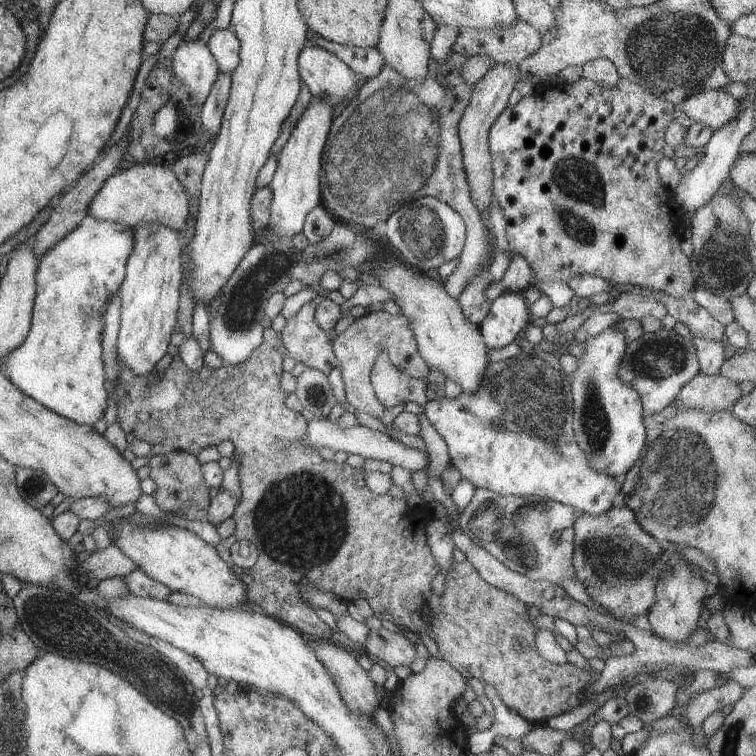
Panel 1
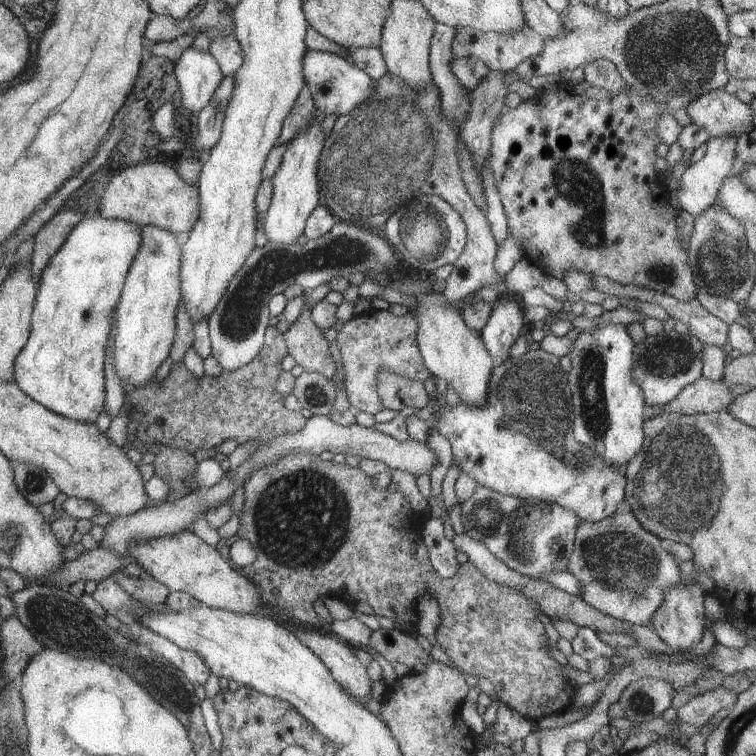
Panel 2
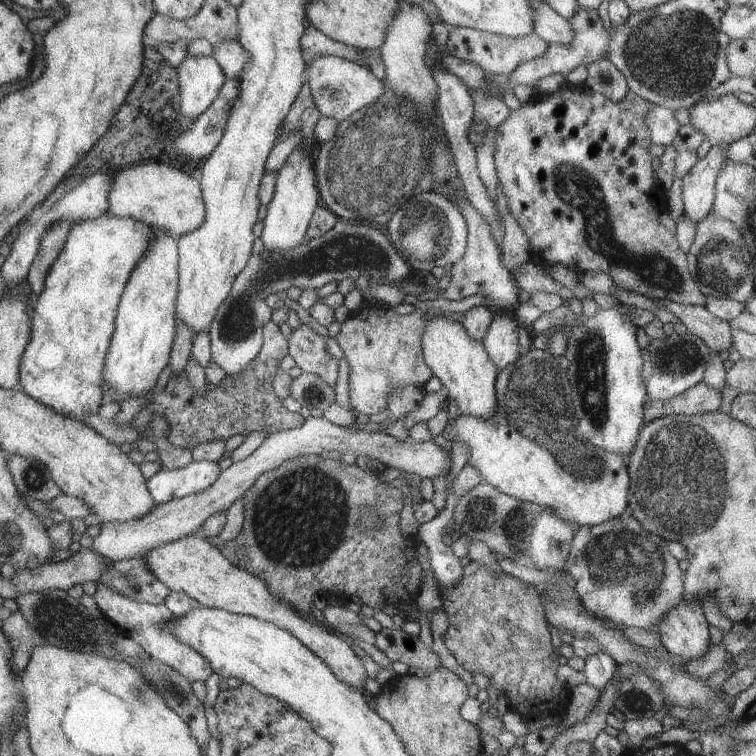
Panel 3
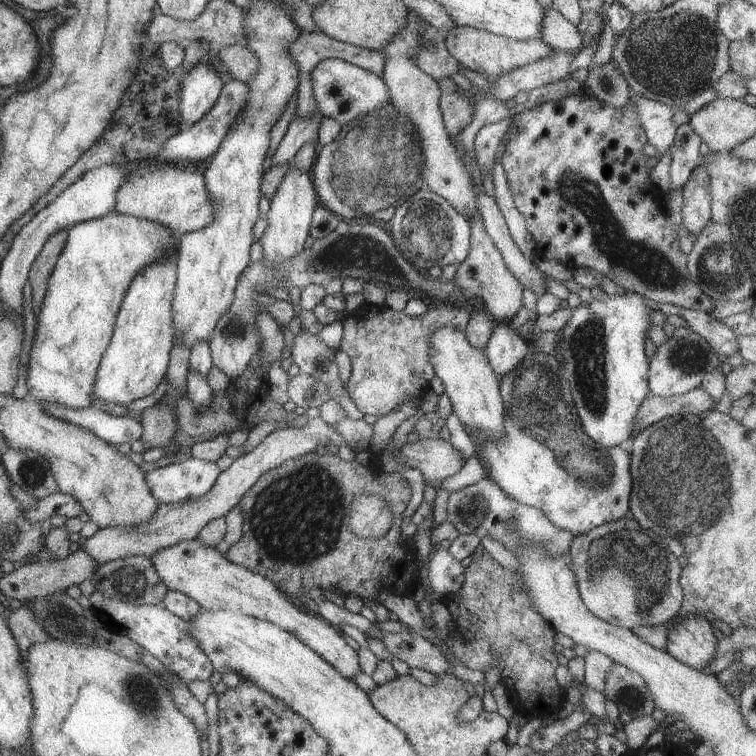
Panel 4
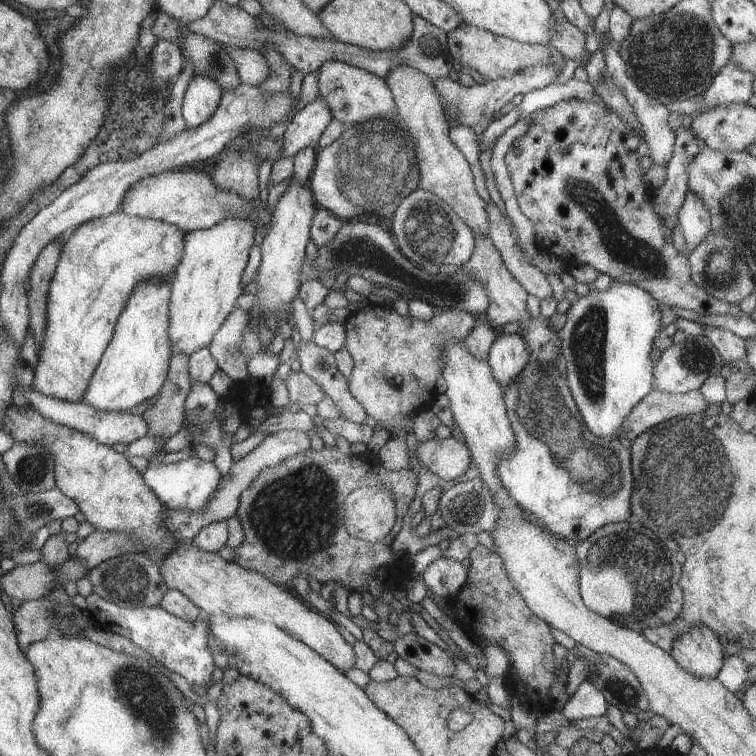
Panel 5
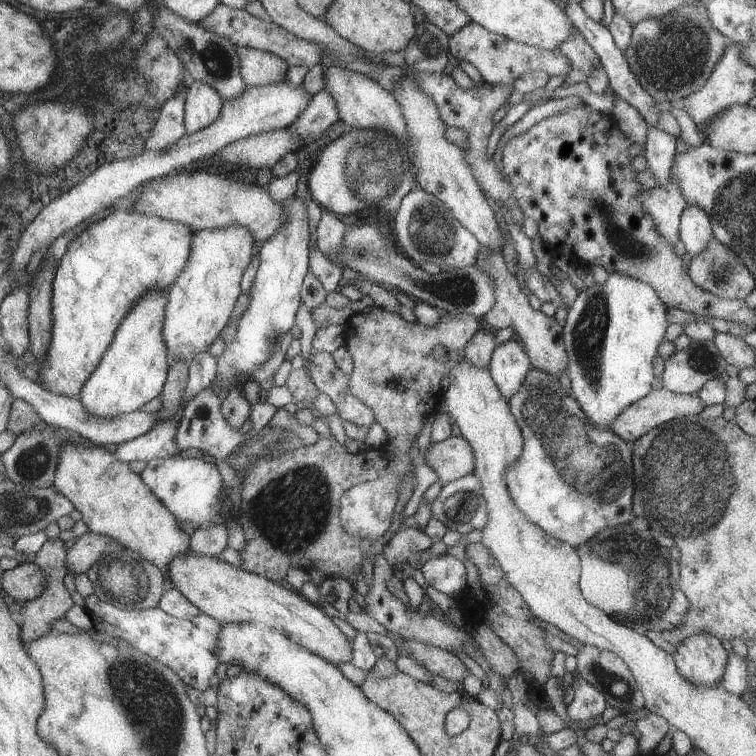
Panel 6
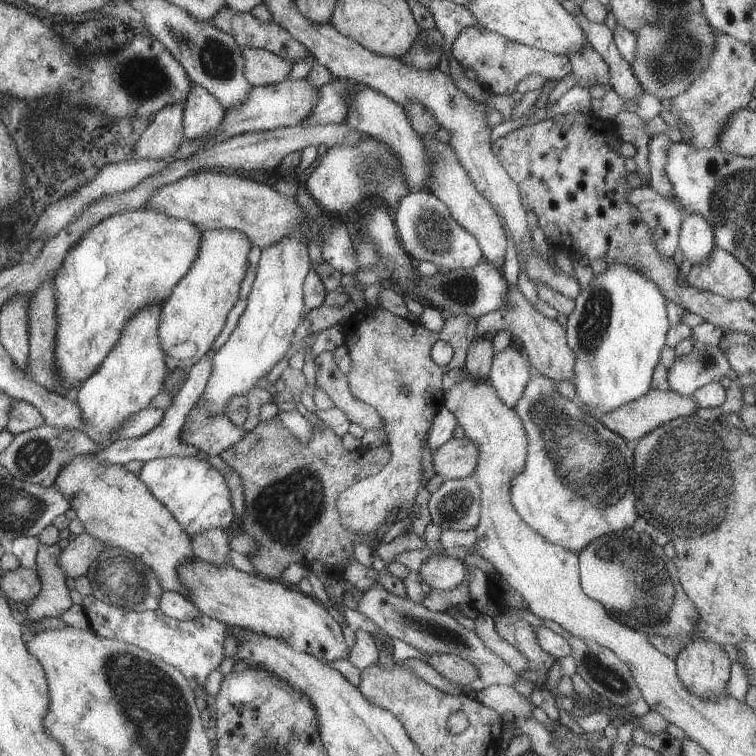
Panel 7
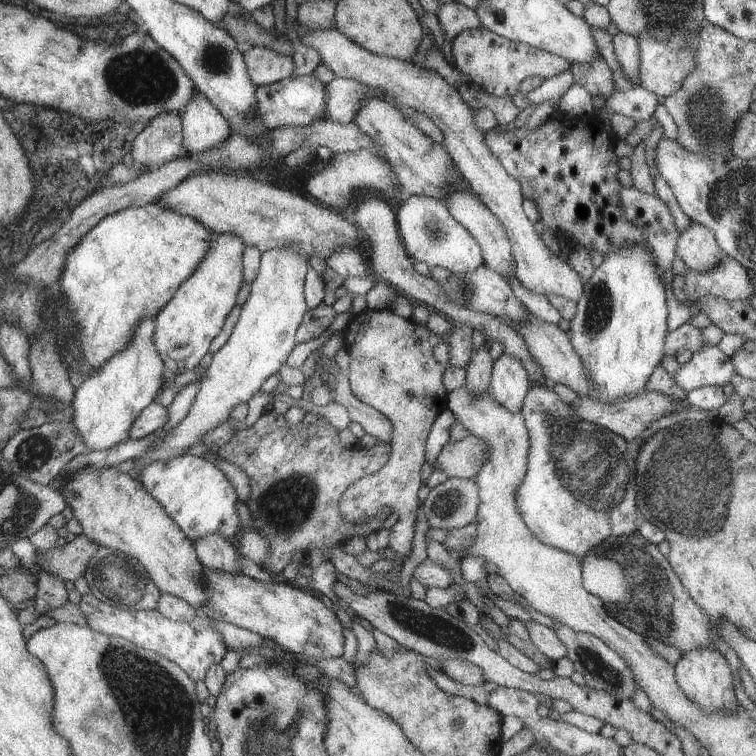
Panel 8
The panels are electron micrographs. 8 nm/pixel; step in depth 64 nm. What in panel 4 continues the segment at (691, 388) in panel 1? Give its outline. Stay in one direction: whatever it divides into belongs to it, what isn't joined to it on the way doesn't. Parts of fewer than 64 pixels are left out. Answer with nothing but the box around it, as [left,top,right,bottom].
[633,386,715,435]

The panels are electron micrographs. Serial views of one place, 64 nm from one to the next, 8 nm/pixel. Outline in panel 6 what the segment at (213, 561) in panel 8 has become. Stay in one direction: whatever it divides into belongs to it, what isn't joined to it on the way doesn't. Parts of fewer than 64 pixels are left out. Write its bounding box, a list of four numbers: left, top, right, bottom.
[189,523,228,558]

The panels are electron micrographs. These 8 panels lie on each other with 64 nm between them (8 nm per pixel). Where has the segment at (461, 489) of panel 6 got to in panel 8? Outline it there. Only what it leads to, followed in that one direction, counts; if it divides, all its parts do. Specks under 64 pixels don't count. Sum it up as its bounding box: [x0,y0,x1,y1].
[420,478,479,530]

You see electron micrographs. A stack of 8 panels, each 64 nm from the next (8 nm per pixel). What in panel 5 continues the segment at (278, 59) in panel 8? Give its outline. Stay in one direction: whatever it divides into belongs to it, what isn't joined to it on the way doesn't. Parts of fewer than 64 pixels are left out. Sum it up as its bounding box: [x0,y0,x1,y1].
[228,47,270,85]

